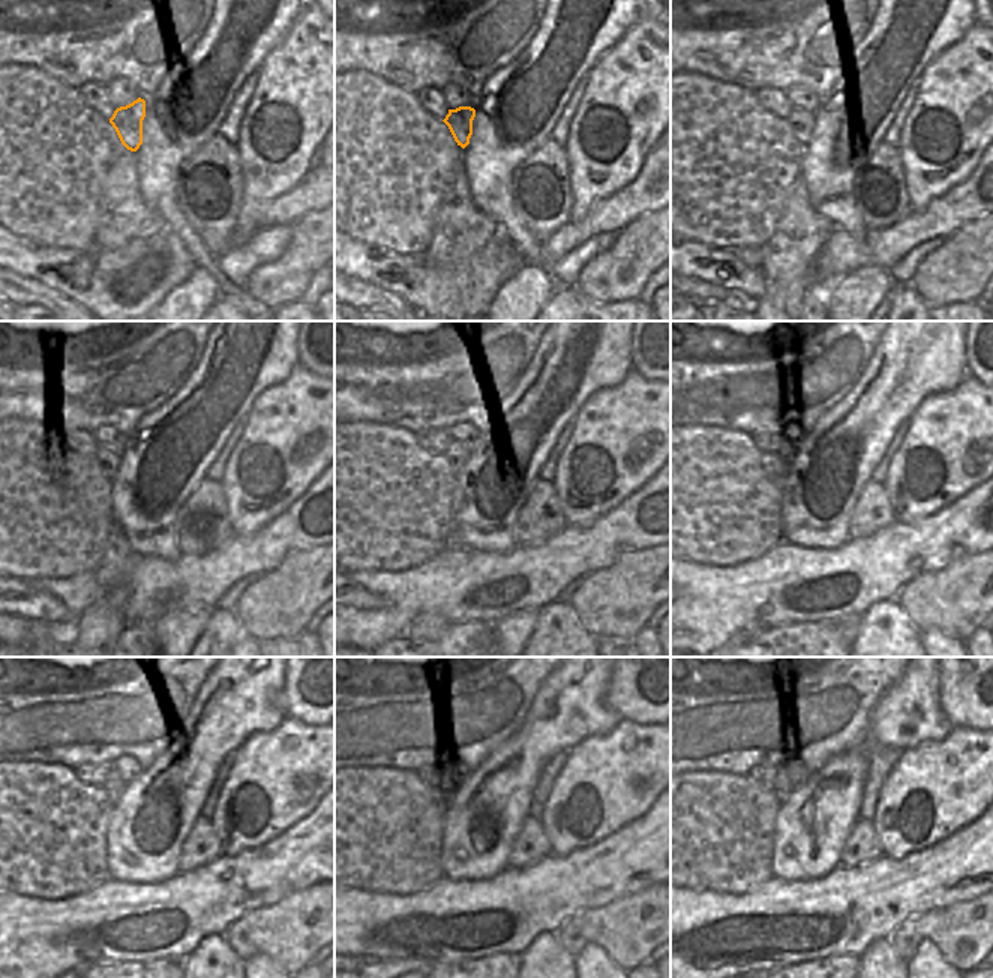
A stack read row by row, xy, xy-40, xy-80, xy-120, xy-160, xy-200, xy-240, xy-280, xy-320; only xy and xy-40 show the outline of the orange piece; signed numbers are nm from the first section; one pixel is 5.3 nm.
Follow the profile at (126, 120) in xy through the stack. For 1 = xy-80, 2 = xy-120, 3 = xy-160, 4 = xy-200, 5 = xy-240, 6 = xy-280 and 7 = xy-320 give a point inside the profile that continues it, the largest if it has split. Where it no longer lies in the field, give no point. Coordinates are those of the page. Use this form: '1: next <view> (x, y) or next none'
1: next xy-80 (801, 122)
2: next xy-120 (119, 450)
3: next xy-160 (456, 452)
4: next xy-200 (788, 452)
5: next xy-240 (114, 786)
6: next xy-280 (449, 786)
7: next xy-320 (782, 788)

